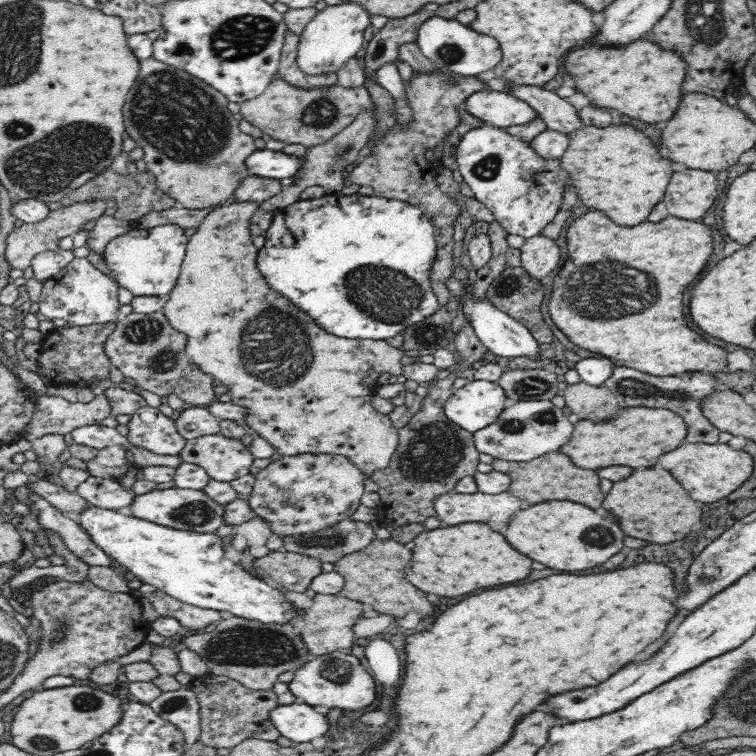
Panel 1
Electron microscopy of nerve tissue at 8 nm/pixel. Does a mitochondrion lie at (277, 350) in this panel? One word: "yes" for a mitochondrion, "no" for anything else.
yes

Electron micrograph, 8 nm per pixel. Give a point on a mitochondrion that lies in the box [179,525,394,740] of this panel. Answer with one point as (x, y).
(239, 646)

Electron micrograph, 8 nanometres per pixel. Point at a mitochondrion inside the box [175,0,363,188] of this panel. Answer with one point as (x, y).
(240, 37)

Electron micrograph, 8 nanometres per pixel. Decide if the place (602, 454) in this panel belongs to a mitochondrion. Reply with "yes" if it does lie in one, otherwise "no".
no

